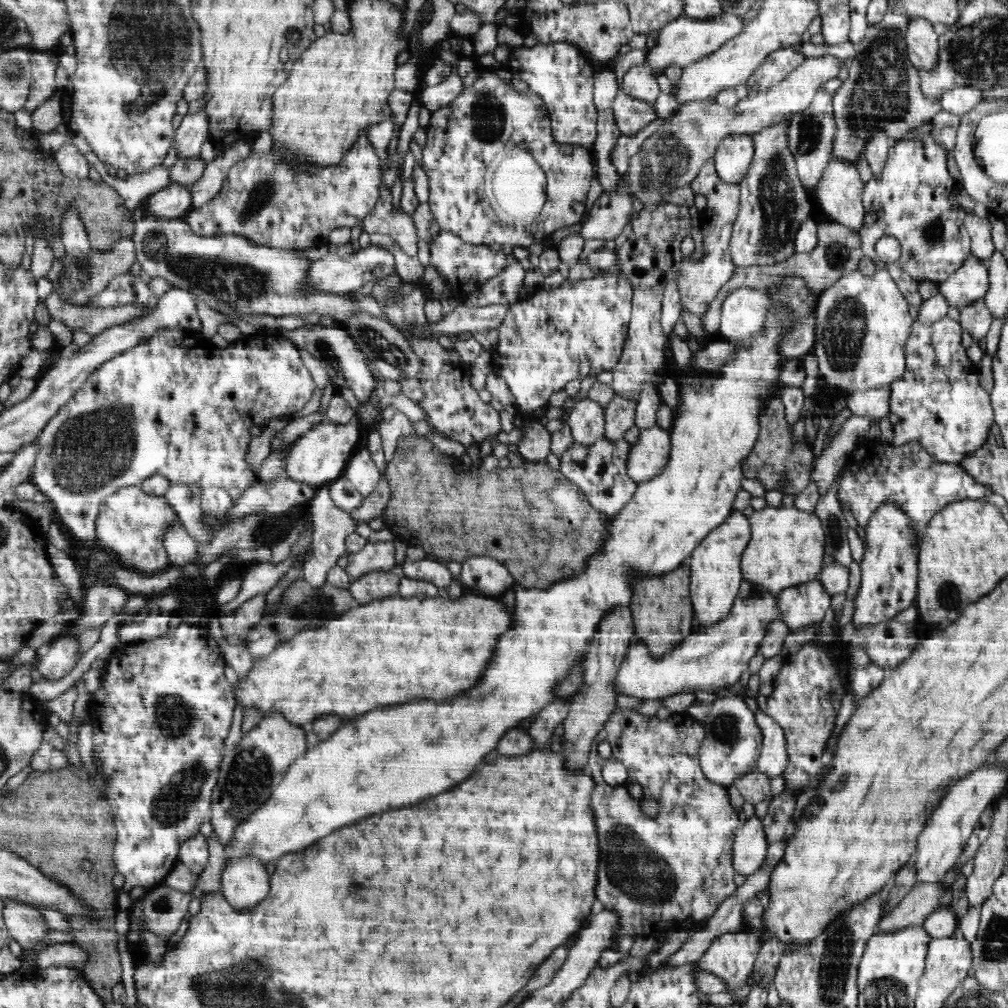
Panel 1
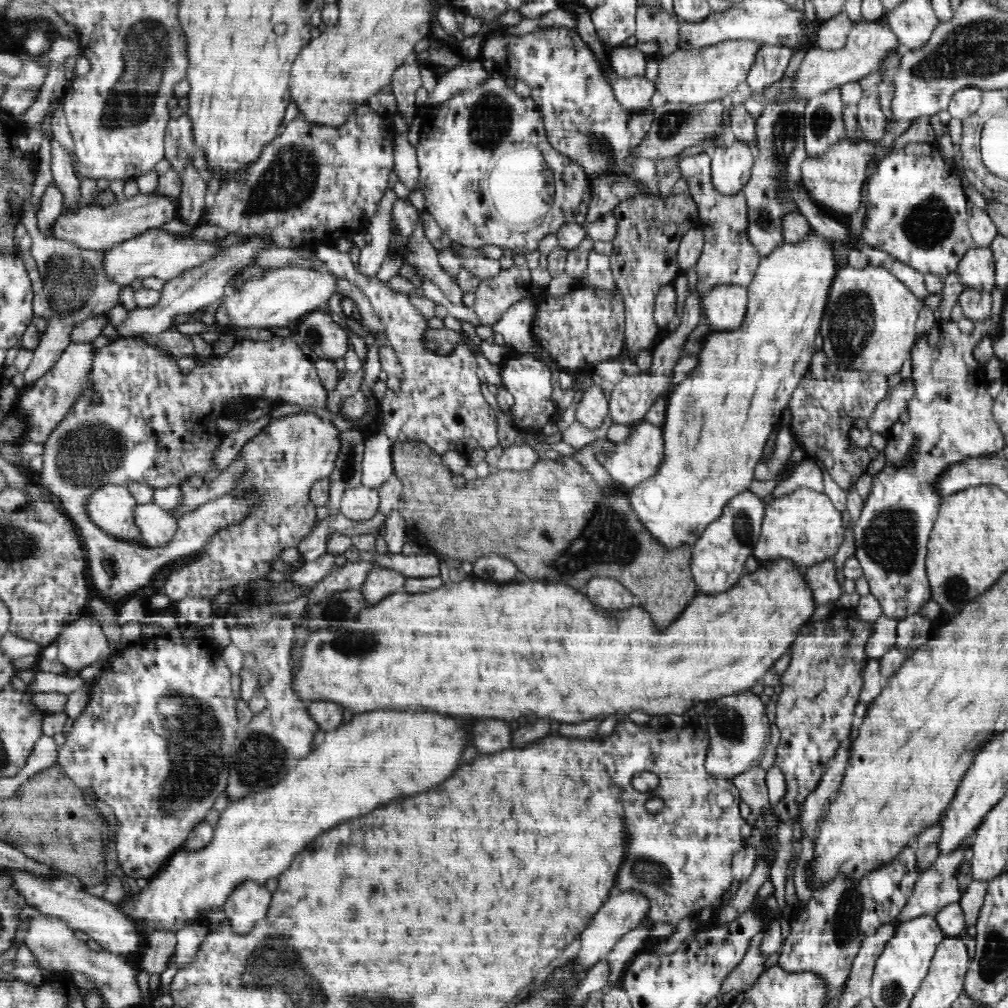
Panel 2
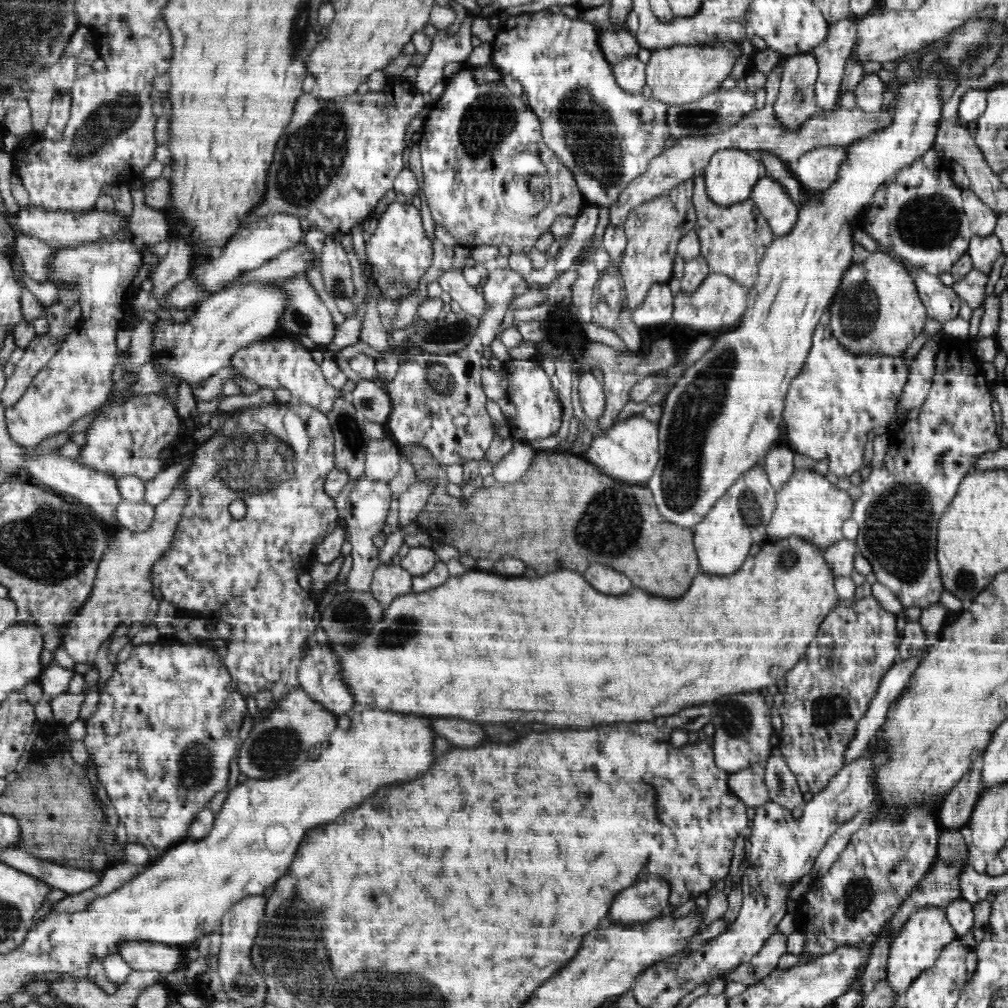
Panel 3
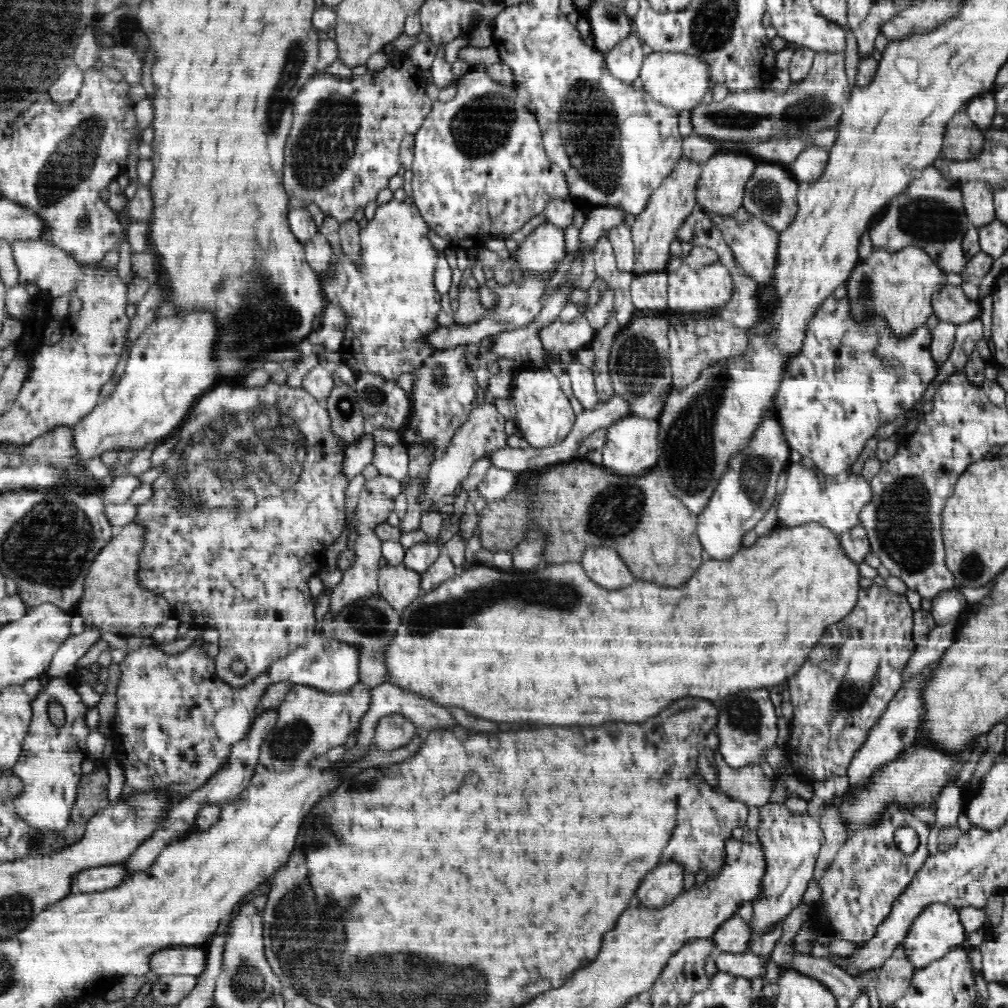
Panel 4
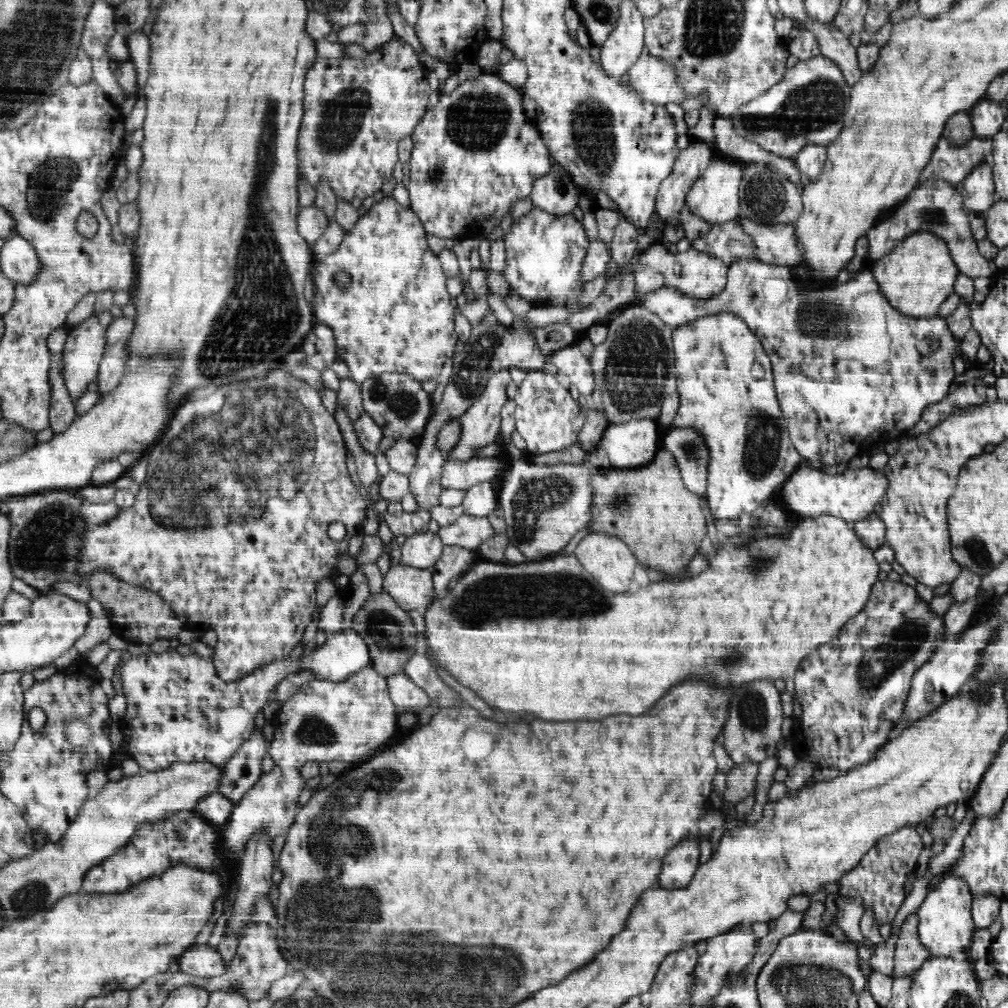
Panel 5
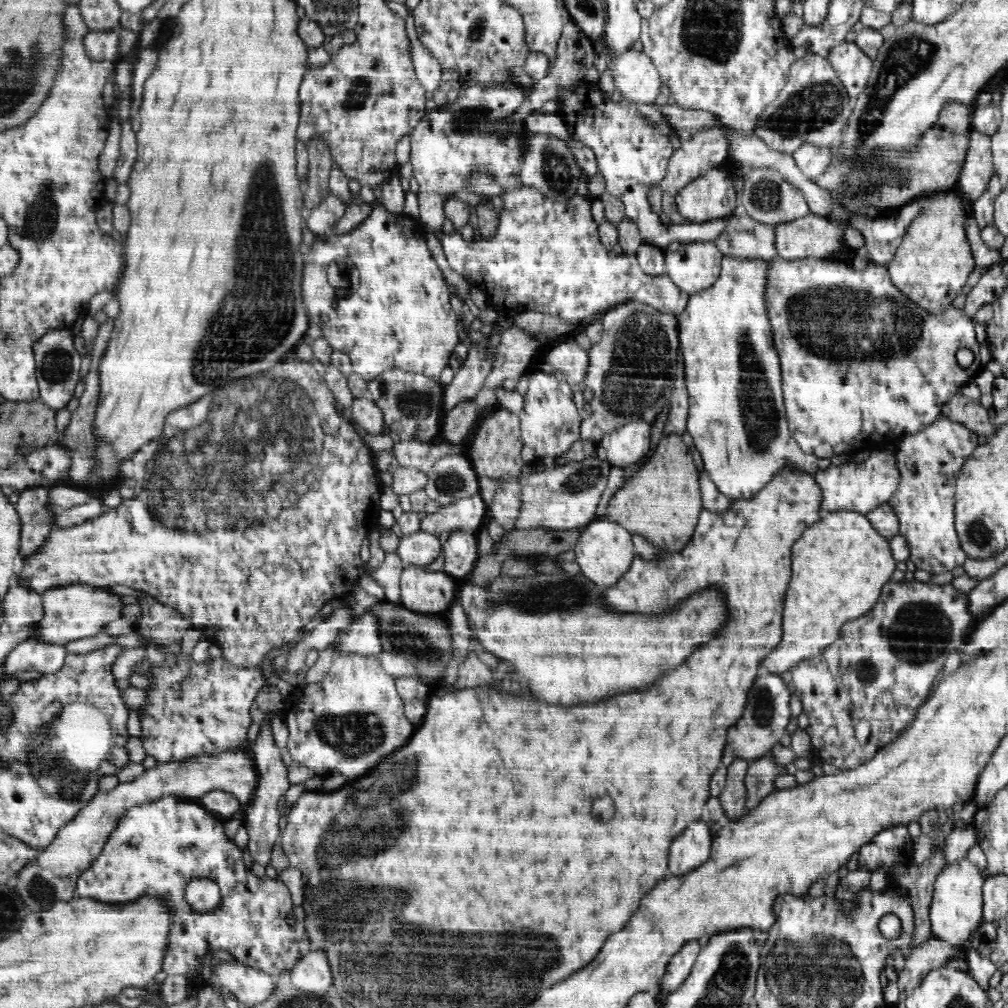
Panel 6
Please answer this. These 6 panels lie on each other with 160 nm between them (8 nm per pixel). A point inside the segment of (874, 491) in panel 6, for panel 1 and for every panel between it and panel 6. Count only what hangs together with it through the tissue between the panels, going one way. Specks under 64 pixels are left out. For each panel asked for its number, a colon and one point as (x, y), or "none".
1: (786, 547)
2: (804, 525)
3: (808, 505)
4: (809, 496)
5: (852, 495)

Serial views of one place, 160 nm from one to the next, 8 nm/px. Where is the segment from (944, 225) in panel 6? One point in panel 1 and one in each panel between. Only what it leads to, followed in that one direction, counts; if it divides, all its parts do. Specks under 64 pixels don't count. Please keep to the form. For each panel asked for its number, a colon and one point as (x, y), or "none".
1: (862, 324)
2: (869, 325)
3: (877, 308)
4: (900, 285)
5: (916, 277)

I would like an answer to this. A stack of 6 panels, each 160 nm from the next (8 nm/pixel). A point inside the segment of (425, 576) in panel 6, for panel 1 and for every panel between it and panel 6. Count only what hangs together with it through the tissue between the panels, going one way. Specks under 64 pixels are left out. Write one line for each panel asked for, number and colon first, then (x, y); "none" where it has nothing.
1: (380, 584)
2: (380, 582)
3: (389, 582)
4: (399, 585)
5: (412, 588)

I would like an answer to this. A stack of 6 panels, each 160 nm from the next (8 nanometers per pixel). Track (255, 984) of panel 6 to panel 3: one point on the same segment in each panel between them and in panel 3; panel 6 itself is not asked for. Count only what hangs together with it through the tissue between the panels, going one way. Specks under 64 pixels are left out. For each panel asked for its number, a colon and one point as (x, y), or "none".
3: (150, 958)
4: (191, 961)
5: (200, 959)

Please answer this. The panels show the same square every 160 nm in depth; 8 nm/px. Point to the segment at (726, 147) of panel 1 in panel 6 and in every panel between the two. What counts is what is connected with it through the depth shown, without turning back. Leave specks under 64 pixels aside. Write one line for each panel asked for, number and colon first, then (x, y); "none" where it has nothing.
2: (731, 166)
3: (729, 176)
4: (720, 189)
5: (714, 197)
6: (711, 196)

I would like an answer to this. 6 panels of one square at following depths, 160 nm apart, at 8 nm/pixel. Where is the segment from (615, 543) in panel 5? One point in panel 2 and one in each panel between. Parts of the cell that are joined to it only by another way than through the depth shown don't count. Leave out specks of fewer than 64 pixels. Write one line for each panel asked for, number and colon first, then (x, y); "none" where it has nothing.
2: (610, 594)
3: (605, 579)
4: (602, 564)

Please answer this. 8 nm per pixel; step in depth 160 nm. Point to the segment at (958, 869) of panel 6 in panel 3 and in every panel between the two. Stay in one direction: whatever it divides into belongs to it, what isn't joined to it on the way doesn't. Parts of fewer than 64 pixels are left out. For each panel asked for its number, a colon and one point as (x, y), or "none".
3: (924, 935)
4: (937, 929)
5: (946, 927)

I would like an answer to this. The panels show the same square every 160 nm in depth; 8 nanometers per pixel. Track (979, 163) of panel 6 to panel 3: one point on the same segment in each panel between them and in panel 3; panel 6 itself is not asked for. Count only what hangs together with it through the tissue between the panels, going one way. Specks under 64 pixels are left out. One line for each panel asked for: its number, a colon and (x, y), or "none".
3: (982, 218)
4: (977, 195)
5: (978, 189)

